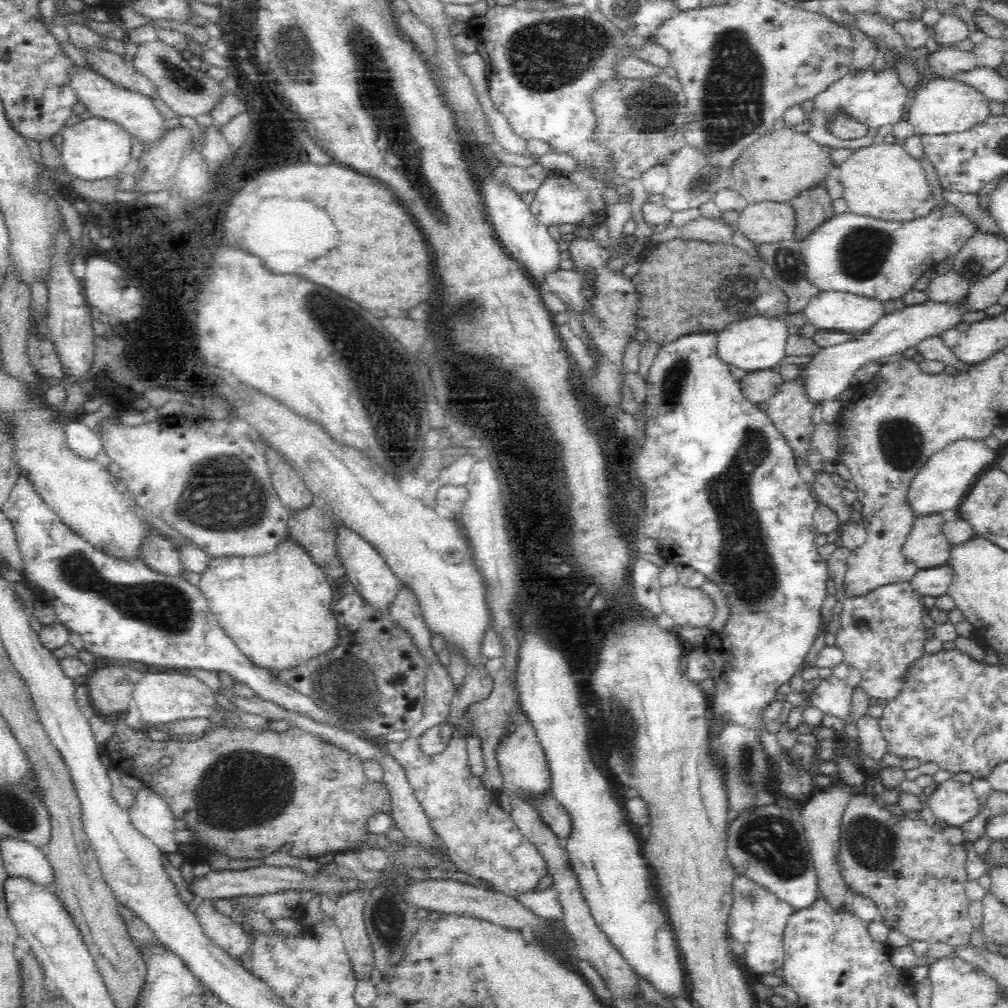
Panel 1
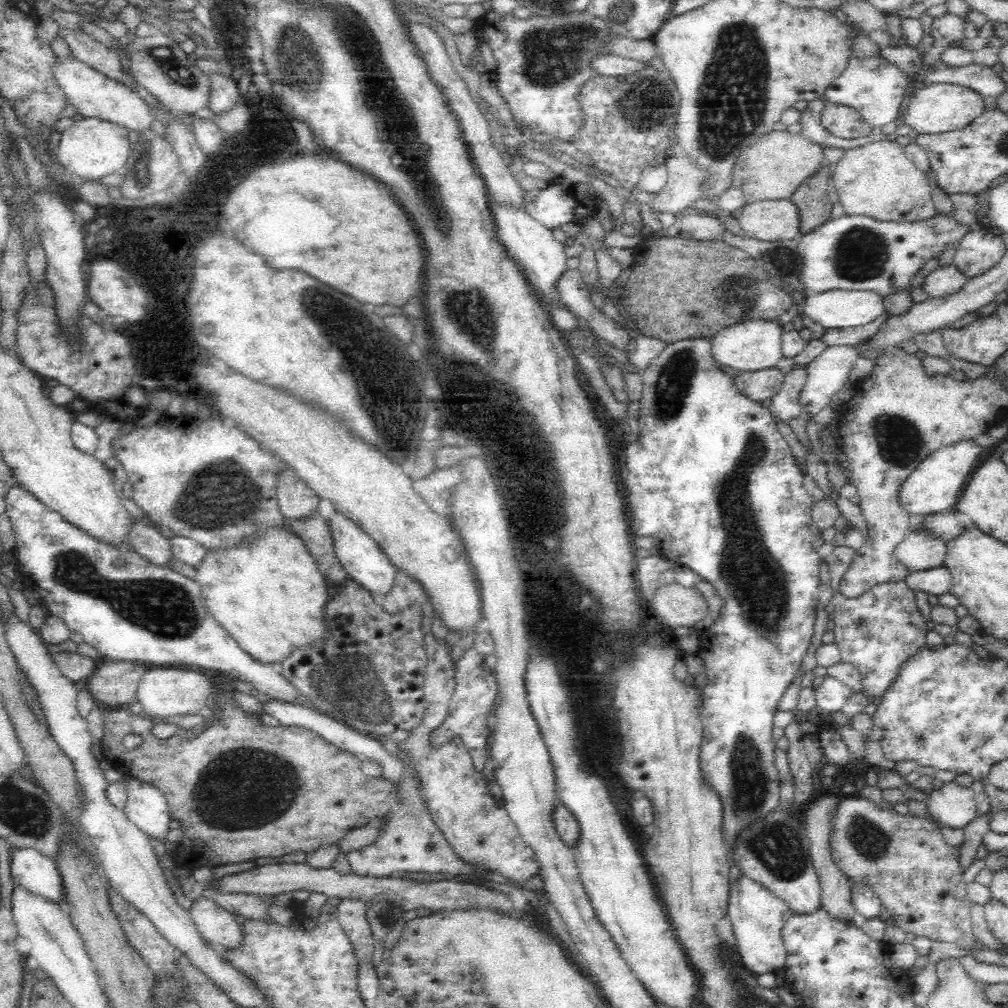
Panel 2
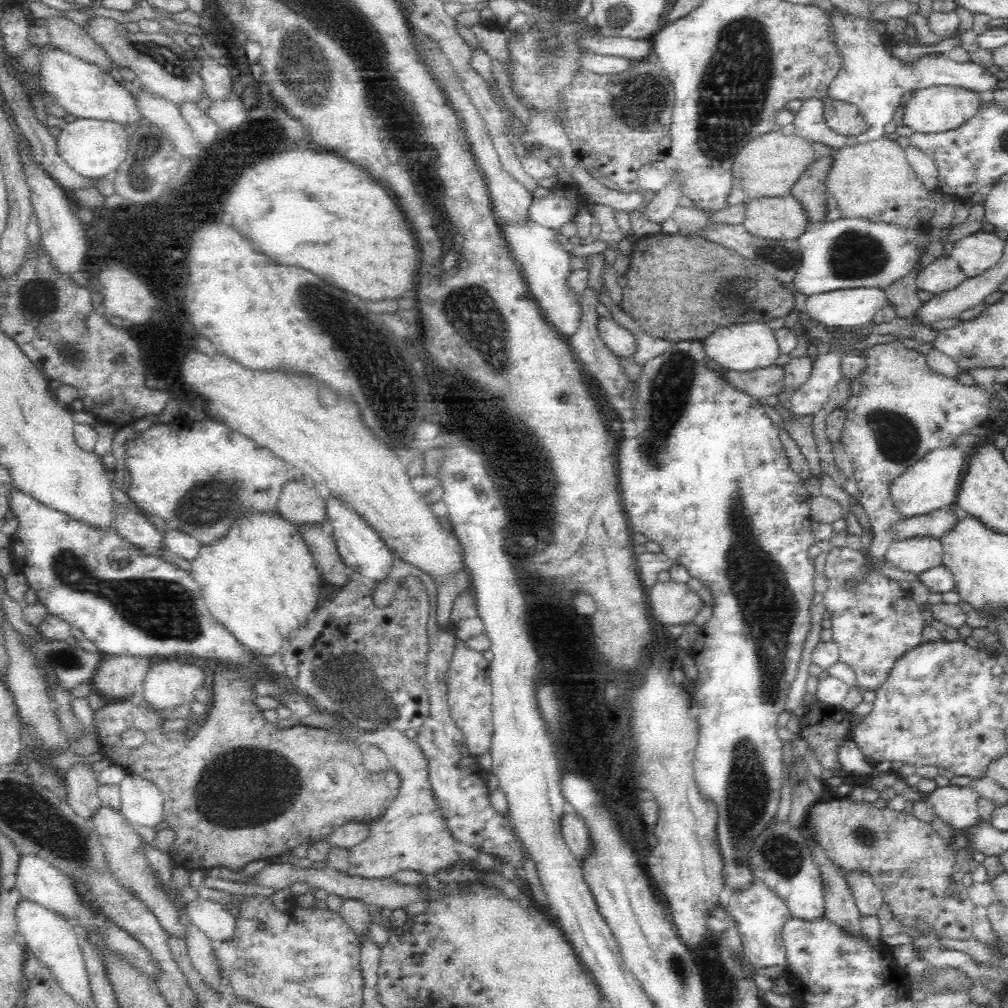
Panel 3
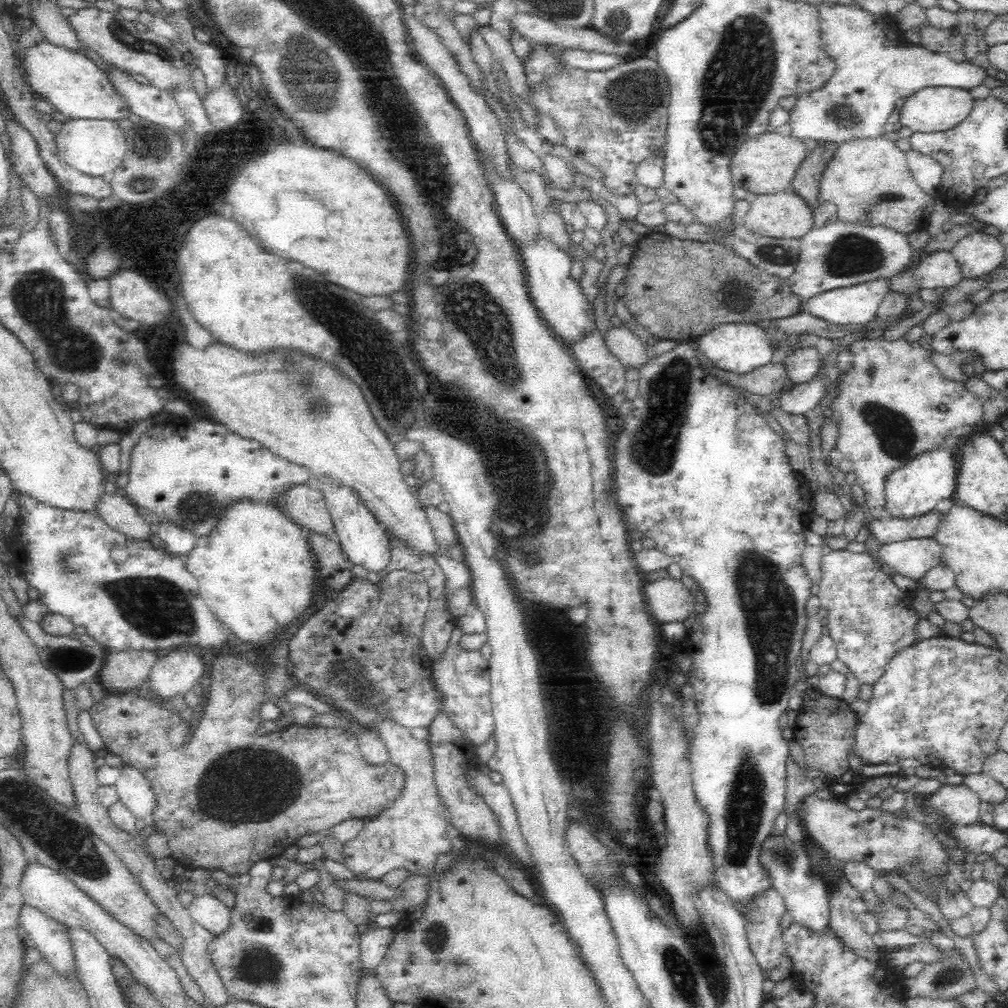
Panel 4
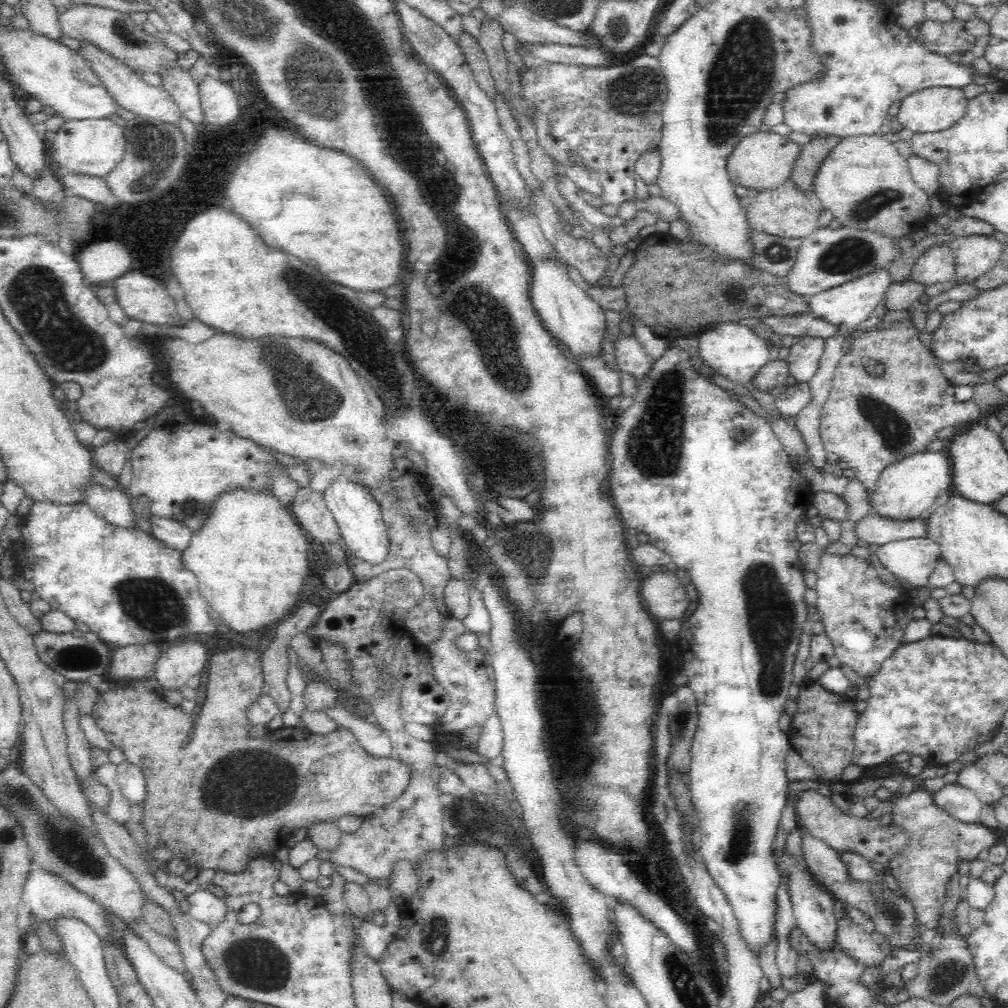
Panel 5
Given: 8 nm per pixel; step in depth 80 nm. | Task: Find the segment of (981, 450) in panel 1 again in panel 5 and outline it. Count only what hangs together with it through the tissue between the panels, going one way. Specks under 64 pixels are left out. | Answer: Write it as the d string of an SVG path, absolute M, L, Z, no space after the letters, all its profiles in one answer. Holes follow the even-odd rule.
M916 452L898 462L885 466L878 474L867 503L876 515L894 521L912 521L926 514L933 508L934 500L940 490L950 491L952 488L950 460L945 452Z

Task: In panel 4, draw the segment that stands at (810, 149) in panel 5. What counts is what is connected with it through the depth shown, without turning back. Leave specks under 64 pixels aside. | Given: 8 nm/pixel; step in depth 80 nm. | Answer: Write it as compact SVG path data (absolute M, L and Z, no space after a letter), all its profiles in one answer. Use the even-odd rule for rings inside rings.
M818 141L818 146L814 150L808 150L794 173L791 189L812 206L818 202L817 191L820 188L821 172L837 146L836 141Z

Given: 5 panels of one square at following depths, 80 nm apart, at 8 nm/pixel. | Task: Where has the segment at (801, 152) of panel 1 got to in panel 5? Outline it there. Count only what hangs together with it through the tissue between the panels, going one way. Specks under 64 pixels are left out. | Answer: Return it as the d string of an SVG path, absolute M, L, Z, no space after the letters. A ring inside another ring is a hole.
M756 131L748 134L736 143L734 150L727 158L727 173L734 185L752 188L754 190L774 190L778 184L791 178L791 170L801 145L792 141L788 136Z

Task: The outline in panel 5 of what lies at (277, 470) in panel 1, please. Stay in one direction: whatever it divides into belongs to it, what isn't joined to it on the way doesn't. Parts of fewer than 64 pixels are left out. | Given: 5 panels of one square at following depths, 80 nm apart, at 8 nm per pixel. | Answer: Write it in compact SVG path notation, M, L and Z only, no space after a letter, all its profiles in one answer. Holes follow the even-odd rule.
M300 487L290 512L305 533L323 544L336 544L344 547L342 533L336 520L326 506L323 493L308 487Z

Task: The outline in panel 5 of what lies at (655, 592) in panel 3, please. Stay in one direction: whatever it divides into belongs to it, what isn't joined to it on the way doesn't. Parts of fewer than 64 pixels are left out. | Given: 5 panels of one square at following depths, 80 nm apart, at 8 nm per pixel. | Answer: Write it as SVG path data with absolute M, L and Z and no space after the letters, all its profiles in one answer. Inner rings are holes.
M669 570L652 572L641 579L639 596L651 616L660 620L682 618L691 602L685 586Z

